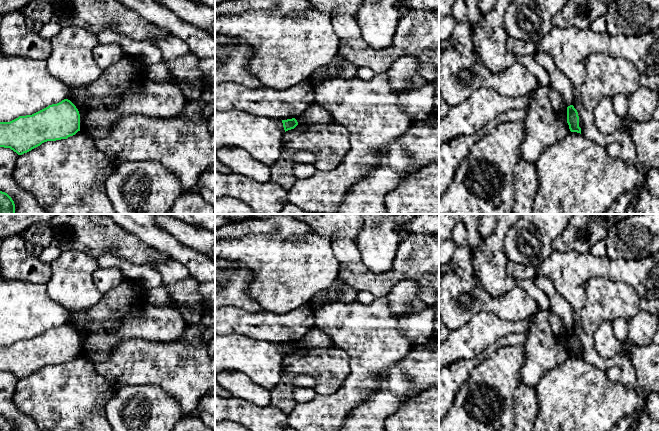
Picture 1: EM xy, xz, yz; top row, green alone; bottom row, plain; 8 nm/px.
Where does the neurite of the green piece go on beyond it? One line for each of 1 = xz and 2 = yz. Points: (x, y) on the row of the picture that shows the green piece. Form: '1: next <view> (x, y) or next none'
1: next none
2: next none

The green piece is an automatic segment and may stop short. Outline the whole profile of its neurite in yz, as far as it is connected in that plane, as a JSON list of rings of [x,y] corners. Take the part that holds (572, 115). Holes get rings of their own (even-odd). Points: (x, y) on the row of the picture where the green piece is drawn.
[[[573,105],[567,107],[567,123],[571,132],[577,132],[581,134],[578,112]]]

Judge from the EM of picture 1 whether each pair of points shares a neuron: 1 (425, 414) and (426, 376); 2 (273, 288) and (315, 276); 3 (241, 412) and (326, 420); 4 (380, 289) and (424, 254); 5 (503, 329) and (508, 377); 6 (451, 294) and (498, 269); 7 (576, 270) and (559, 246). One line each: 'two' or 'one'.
1: two
2: one
3: two
4: one
5: two
6: two
7: two

